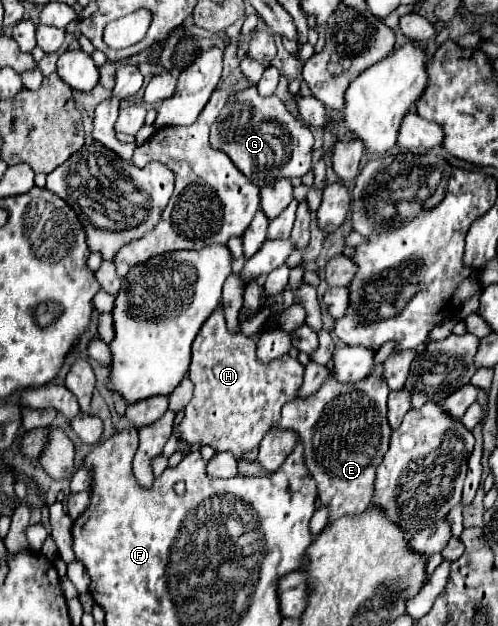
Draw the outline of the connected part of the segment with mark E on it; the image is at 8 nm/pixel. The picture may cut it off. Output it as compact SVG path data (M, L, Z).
M368 376L356 384L340 384L326 378L320 390L306 400L282 406L280 422L272 430L292 430L304 440L306 462L318 484L318 498L328 506L328 524L342 516L358 516L372 502L376 466L388 450L392 428L386 420L388 386L380 376Z

